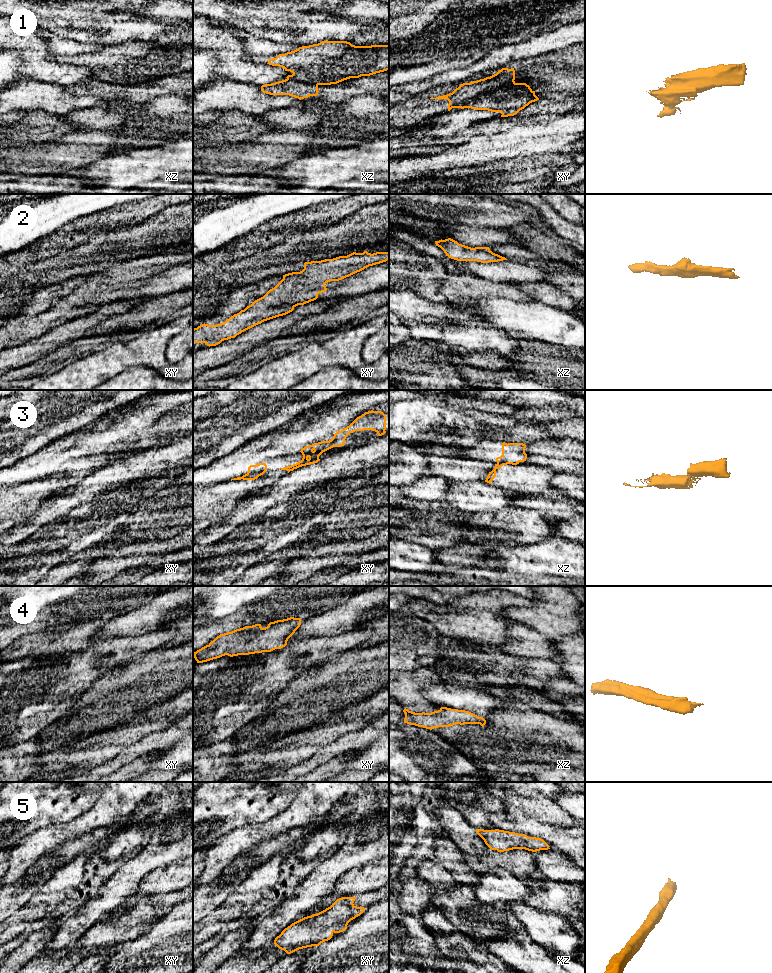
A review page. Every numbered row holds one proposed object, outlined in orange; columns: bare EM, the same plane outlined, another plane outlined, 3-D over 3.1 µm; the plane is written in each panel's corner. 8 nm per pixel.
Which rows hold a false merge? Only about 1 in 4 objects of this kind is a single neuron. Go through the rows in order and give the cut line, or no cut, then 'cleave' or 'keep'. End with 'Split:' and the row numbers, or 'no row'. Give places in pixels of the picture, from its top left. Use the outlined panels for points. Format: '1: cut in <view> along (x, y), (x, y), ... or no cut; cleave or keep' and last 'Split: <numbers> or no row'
1: cut in xy along (514, 81), (507, 85), (482, 92), (474, 98), (454, 107); cleave
2: no cut; keep
3: cut in xy along (330, 447), (319, 451), (305, 448), (301, 452); cleave
4: no cut; keep
5: no cut; keep
Split: 1, 3

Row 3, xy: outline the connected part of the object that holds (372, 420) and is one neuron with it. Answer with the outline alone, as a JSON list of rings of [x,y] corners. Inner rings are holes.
[[[368,411],[357,417],[349,426],[336,431],[333,438],[329,441],[321,441],[308,445],[301,449],[300,452],[309,448],[311,452],[320,452],[325,448],[340,447],[345,445],[346,437],[355,431],[373,430],[378,436],[386,433],[386,415],[381,411]]]

